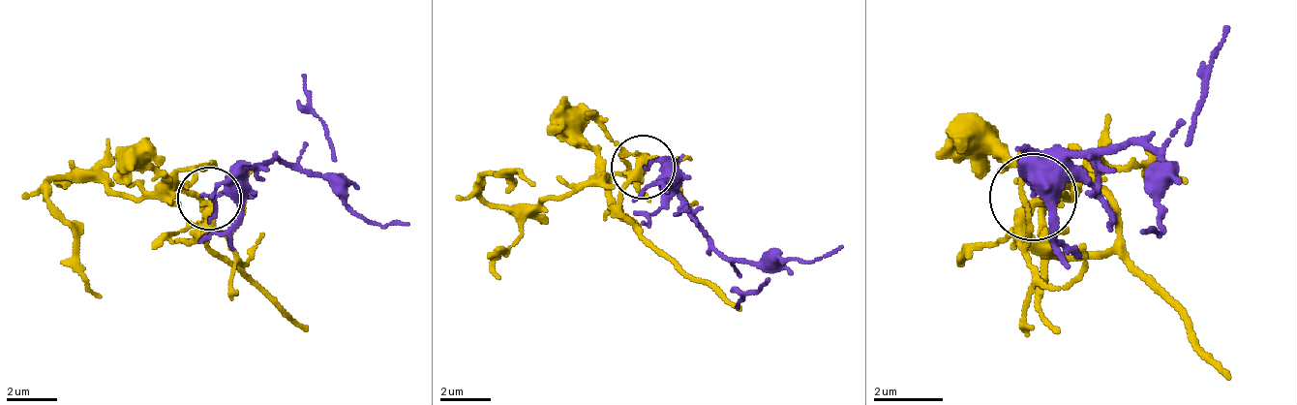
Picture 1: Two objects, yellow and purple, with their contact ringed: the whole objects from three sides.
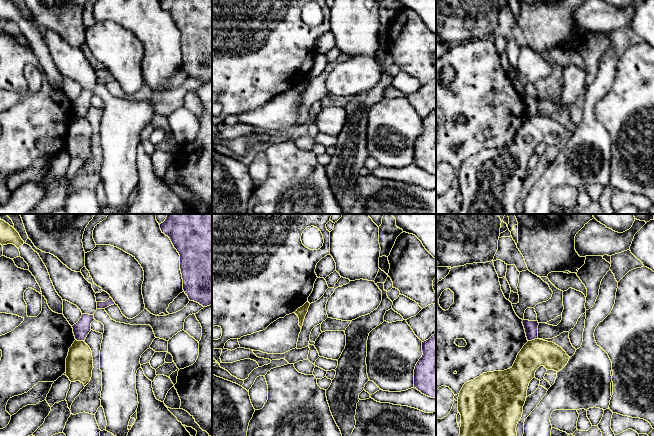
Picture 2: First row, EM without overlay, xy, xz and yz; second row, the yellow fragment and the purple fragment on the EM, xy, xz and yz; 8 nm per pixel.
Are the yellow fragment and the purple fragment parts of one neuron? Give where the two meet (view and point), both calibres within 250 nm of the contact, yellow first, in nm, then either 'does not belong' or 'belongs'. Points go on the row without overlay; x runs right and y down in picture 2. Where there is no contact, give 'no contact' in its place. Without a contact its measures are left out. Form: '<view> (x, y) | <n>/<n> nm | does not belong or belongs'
yz (532, 116) | 220/110 nm | does not belong

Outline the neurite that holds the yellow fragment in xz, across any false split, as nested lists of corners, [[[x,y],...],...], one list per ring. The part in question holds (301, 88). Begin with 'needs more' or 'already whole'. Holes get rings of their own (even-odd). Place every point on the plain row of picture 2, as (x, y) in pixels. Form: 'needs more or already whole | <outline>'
already whole | [[[307,77],[302,83],[298,84],[294,89],[298,92],[299,94],[299,102],[302,105],[303,98],[305,95],[305,92],[308,88],[308,84],[310,82],[310,79]]]

